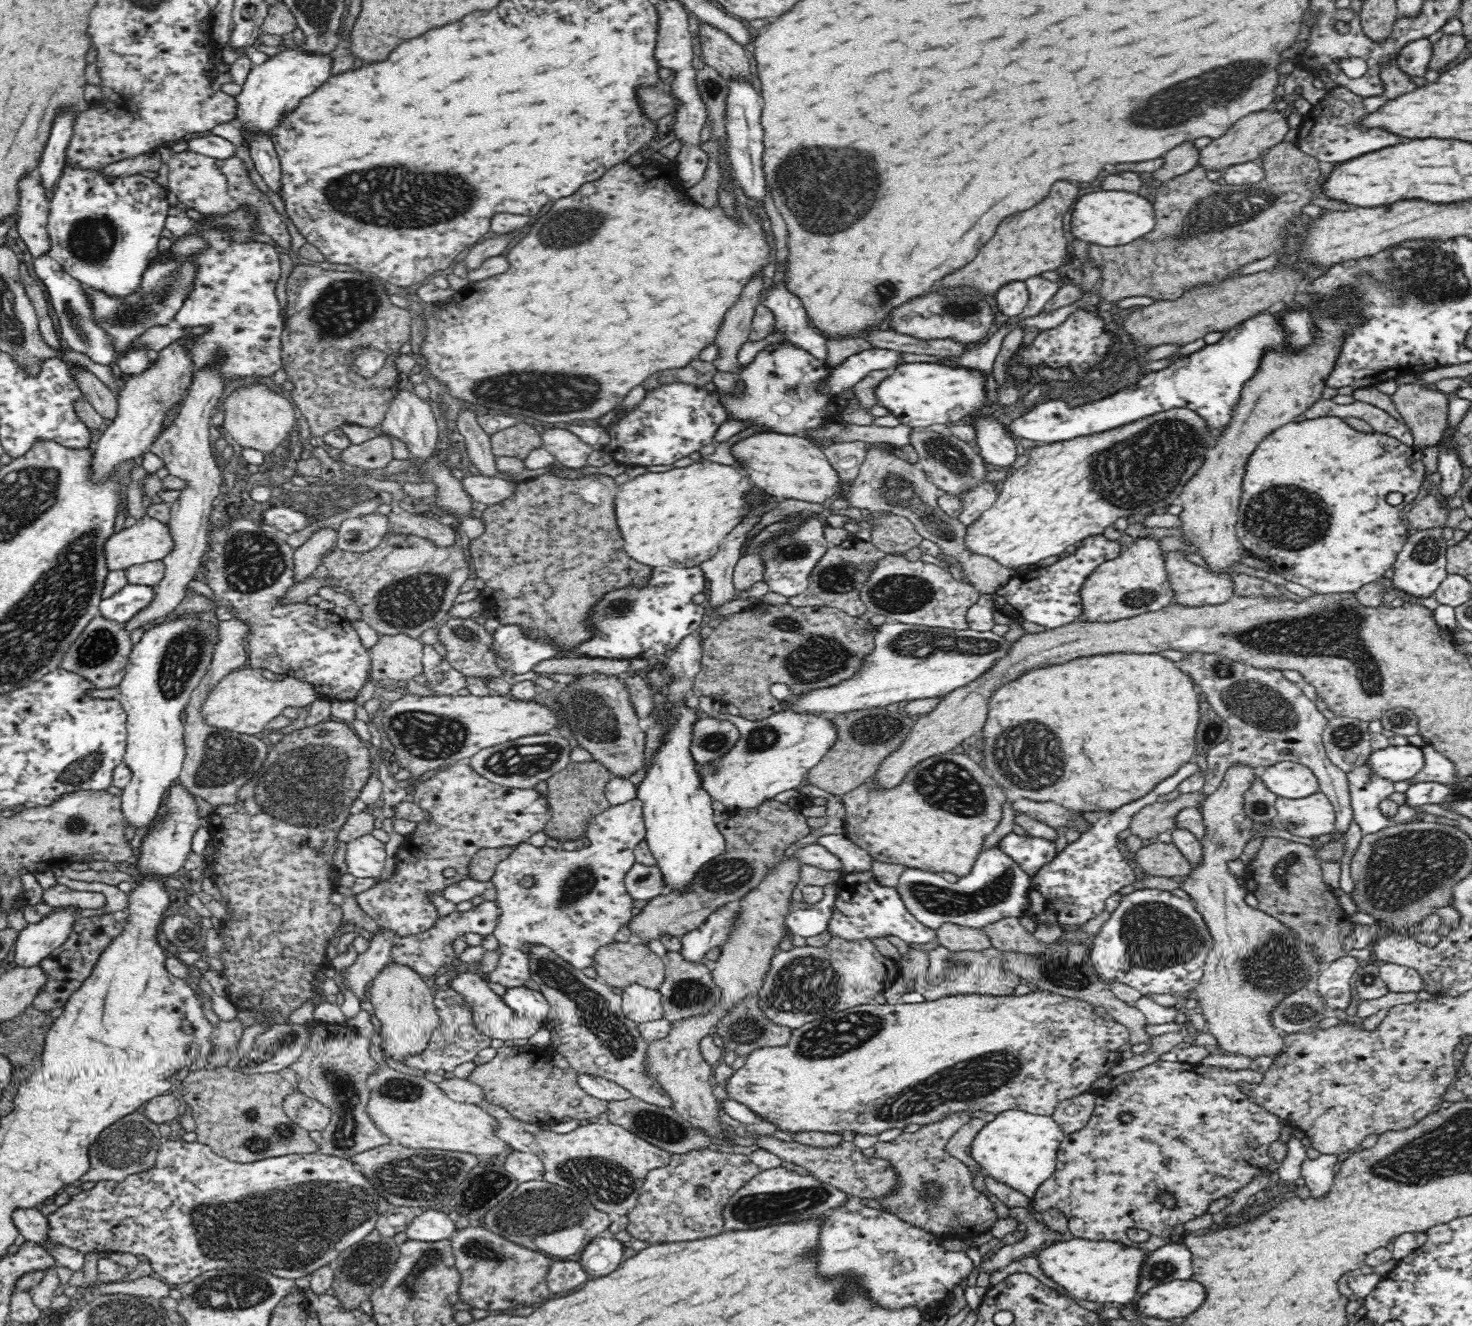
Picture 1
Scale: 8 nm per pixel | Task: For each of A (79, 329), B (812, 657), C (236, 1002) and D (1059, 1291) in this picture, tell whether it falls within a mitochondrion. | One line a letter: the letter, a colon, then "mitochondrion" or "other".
A: mitochondrion
B: mitochondrion
C: other
D: other

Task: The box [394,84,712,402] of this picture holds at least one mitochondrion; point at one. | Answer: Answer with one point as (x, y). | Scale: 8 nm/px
(570, 224)

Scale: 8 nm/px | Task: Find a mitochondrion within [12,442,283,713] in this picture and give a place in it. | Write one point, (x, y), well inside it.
(181, 661)

